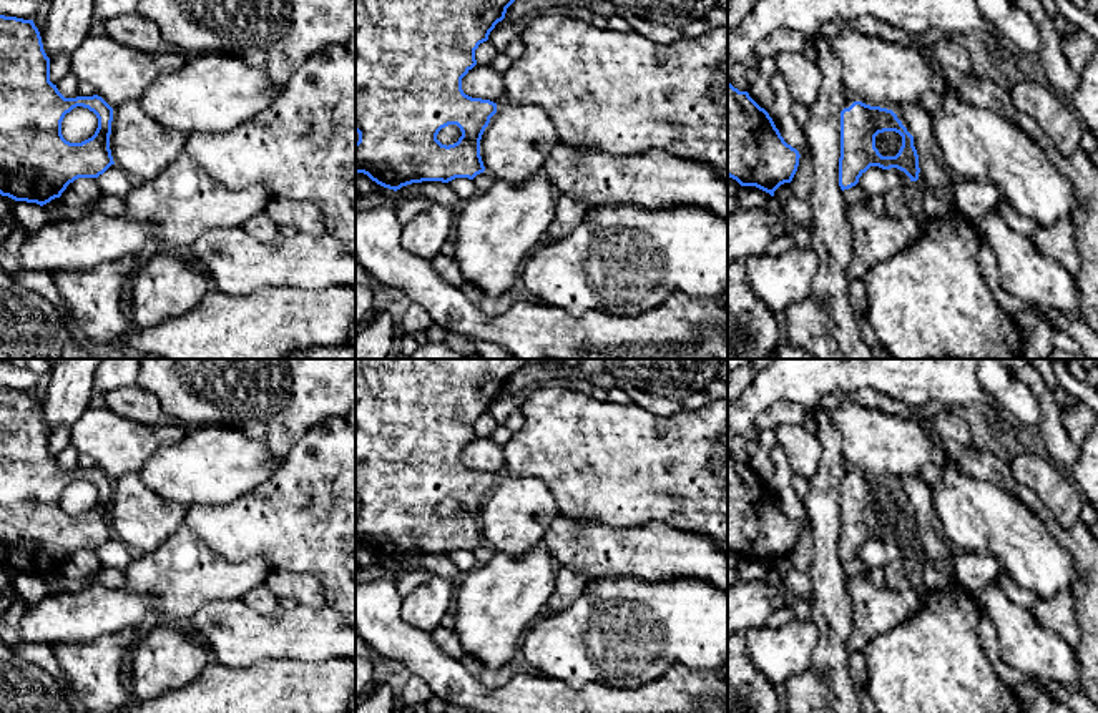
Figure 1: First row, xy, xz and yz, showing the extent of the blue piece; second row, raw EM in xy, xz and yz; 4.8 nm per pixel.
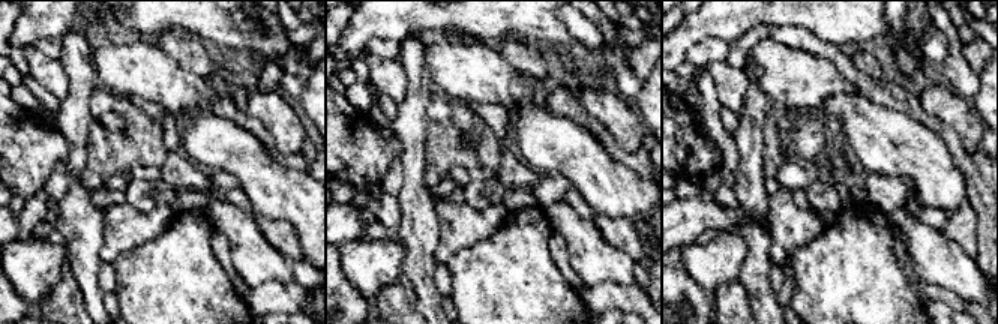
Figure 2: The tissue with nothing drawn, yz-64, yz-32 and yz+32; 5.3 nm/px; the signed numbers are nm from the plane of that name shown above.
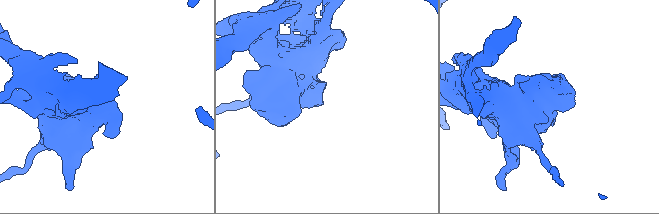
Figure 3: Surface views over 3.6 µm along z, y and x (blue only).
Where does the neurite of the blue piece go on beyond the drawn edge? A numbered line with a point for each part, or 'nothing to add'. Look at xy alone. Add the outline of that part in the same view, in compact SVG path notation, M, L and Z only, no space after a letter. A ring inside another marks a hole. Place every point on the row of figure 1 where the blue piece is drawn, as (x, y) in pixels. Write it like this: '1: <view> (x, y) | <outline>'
nothing to add

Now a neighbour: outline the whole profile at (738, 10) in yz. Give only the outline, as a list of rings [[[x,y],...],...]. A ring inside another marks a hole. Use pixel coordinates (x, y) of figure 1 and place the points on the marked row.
[[[728,0],[728,33],[741,27],[757,0]]]

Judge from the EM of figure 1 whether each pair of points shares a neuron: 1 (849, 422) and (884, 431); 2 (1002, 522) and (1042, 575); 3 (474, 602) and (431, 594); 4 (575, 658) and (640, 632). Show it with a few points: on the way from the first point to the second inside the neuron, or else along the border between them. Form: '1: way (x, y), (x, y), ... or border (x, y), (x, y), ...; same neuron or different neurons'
1: way (857, 424), (864, 431), (876, 431); same neuron
2: way (1014, 535), (1037, 562); same neuron
3: border (457, 589), (450, 609); different neurons
4: way (592, 642), (623, 632); same neuron

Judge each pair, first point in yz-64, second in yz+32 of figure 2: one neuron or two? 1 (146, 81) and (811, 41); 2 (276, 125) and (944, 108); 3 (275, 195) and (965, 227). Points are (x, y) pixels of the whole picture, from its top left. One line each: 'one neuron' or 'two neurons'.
1: two neurons
2: one neuron
3: two neurons

